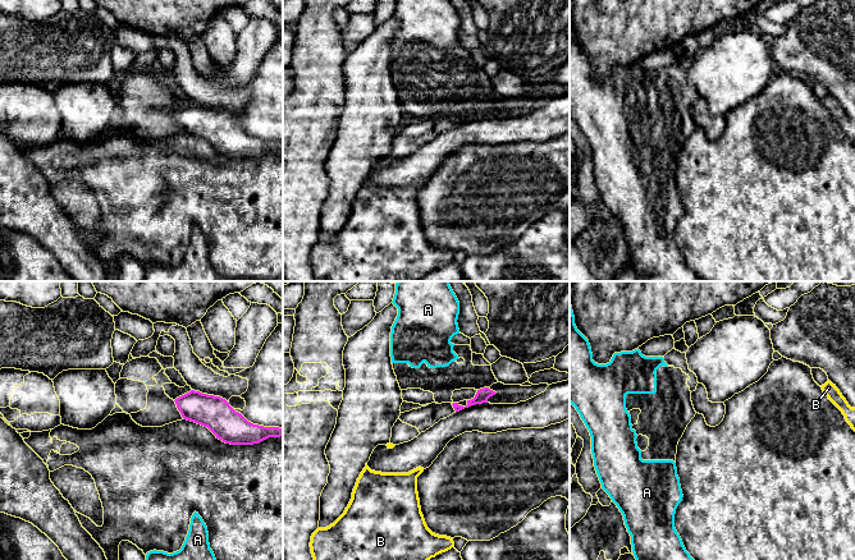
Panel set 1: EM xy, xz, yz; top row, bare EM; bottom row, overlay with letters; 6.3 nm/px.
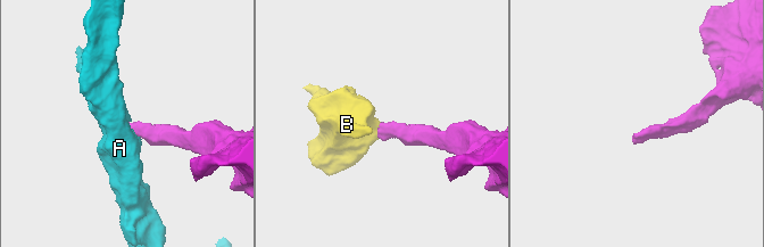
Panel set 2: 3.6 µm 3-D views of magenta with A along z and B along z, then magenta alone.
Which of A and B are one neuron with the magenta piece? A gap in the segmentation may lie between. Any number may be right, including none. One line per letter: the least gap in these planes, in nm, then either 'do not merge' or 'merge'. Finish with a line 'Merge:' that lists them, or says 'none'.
A: 220 nm | do not merge
B: 420 nm | merge
Merge: B

